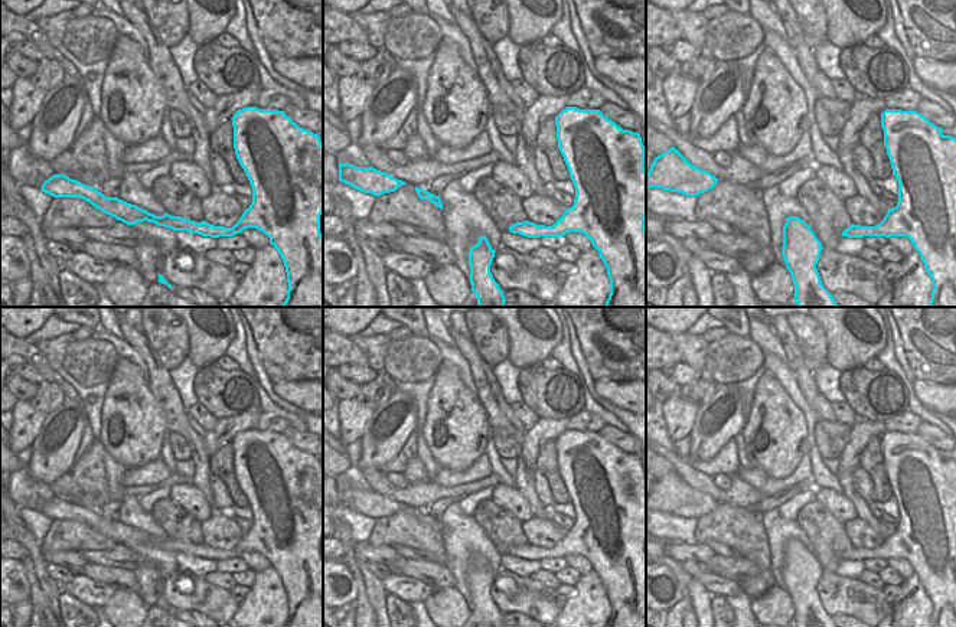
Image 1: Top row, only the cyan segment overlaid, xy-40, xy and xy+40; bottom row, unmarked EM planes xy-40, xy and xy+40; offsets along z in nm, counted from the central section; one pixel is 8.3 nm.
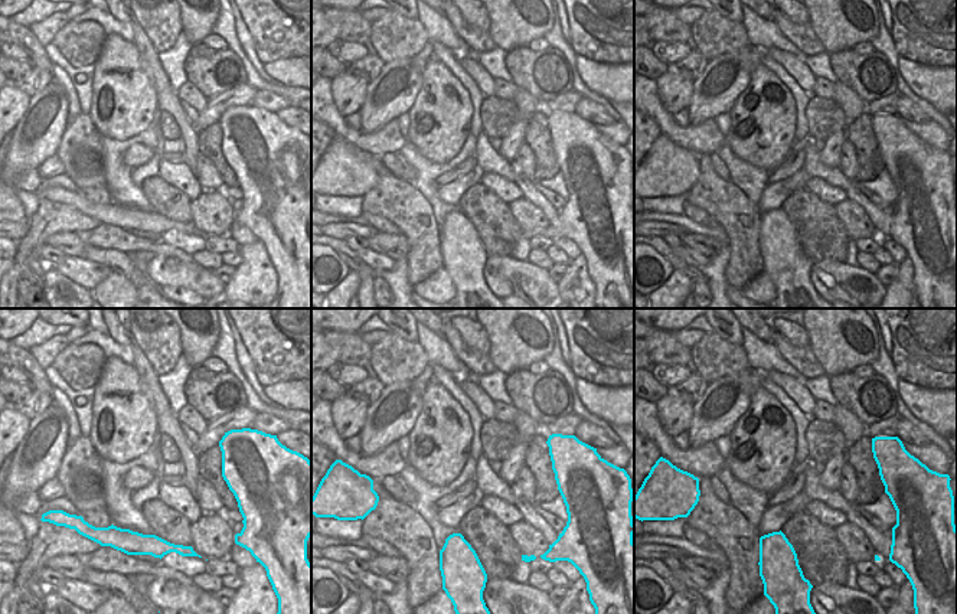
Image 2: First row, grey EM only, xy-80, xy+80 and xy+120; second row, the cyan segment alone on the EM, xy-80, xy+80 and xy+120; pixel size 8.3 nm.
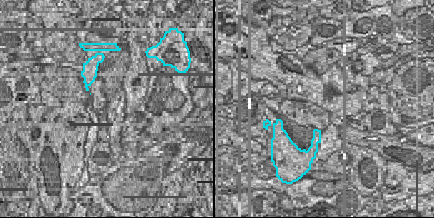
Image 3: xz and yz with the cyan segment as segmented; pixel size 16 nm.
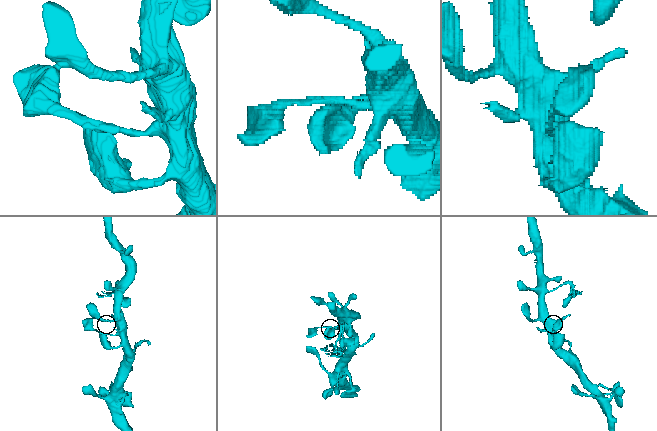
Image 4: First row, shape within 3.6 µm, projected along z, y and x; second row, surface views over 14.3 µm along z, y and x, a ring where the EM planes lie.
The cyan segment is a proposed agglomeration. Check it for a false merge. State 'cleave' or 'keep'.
keep

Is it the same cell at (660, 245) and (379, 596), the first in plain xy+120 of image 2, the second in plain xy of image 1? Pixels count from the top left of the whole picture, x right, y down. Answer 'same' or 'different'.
different

